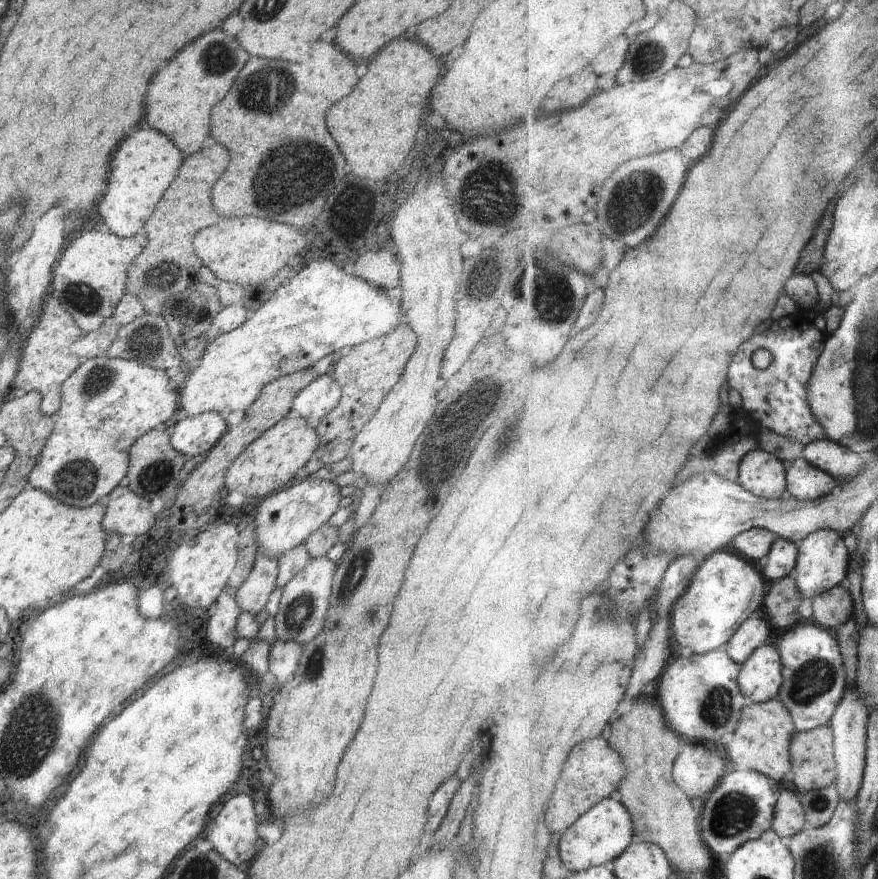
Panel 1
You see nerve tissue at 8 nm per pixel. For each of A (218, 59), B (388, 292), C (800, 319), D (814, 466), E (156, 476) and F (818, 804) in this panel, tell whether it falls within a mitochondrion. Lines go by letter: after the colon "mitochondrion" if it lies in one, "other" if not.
A: mitochondrion
B: other
C: other
D: other
E: mitochondrion
F: mitochondrion

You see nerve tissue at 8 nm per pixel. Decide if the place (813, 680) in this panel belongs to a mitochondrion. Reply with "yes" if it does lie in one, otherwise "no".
yes

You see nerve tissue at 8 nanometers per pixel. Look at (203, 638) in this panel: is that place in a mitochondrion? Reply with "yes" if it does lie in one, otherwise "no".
no

